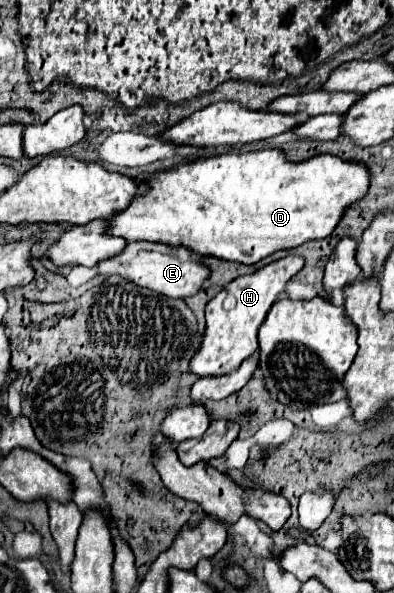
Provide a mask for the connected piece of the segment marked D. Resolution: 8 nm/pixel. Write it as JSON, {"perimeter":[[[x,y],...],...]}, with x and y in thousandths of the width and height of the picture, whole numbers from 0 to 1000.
{"perimeter":[[[711,250],[650,253],[650,256],[624,256],[624,260],[599,260],[599,256],[558,260],[558,263],[538,263],[538,266],[523,266],[523,270],[487,273],[487,277],[462,277],[442,287],[416,287],[416,290],[396,290],[396,293],[360,293],[355,300],[371,300],[381,307],[381,320],[365,331],[345,331],[315,358],[305,358],[305,361],[294,361],[289,368],[274,371],[279,391],[289,398],[310,398],[325,408],[376,405],[376,408],[416,408],[416,411],[431,411],[431,415],[472,415],[508,432],[553,432],[553,435],[594,438],[594,442],[609,442],[609,445],[650,445],[655,438],[695,428],[701,422],[751,418],[751,415],[761,415],[782,405],[827,401],[853,384],[853,378],[863,374],[878,351],[888,351],[898,341],[914,341],[929,331],[929,320],[939,314],[939,287],[929,287],[929,280],[919,280],[919,273],[878,273],[878,270],[868,270],[858,263],[843,263],[843,260],[797,260],[782,270],[741,273],[741,270],[731,270],[731,260]]]}

